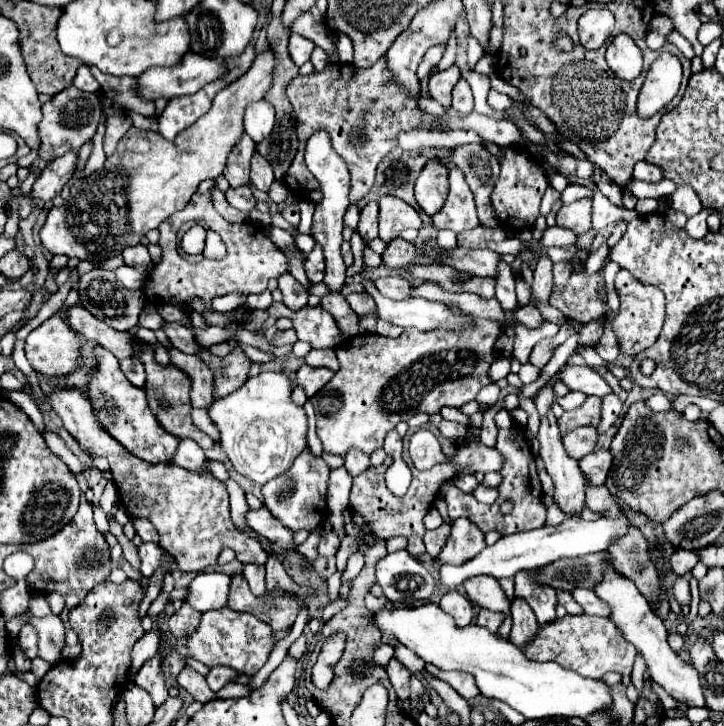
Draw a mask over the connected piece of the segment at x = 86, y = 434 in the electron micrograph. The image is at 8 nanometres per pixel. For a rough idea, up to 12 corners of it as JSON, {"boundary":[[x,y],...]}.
{"boundary":[[78,390],[48,396],[86,454],[106,458],[130,518],[182,572],[222,548],[268,554],[230,520],[224,482],[148,464],[110,438]]}

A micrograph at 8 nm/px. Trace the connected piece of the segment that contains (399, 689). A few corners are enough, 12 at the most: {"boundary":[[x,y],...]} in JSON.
{"boundary":[[392,658],[386,672],[398,698],[410,696],[410,672]]}

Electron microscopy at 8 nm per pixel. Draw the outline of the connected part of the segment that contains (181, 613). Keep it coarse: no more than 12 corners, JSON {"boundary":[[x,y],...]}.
{"boundary":[[182,604],[168,628],[176,638],[186,638],[198,628],[202,614]]}

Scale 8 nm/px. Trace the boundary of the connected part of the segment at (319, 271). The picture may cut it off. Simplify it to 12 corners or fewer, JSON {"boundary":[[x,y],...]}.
{"boundary":[[316,242],[304,262],[314,284],[324,278],[324,254]]}

